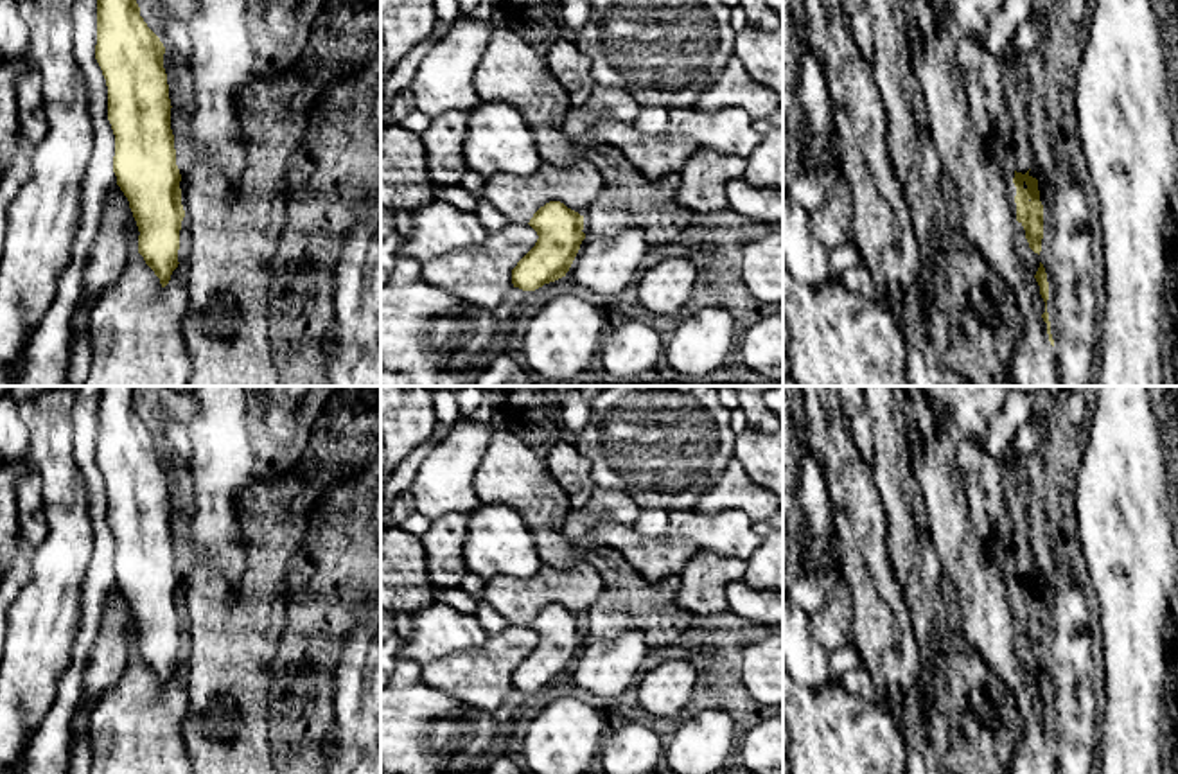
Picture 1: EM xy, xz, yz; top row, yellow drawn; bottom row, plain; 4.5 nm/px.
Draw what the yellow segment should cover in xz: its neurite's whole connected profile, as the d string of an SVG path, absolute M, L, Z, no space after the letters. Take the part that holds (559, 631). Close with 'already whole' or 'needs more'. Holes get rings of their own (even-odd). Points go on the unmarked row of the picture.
M549 603L533 616L528 627L539 641L512 672L512 686L523 693L535 693L569 673L585 641L584 618L560 603Z; already whole

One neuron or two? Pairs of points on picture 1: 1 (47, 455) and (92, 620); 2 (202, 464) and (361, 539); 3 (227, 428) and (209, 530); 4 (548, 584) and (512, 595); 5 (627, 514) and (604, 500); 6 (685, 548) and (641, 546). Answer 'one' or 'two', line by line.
1: two
2: two
3: one
4: one
5: one
6: one

